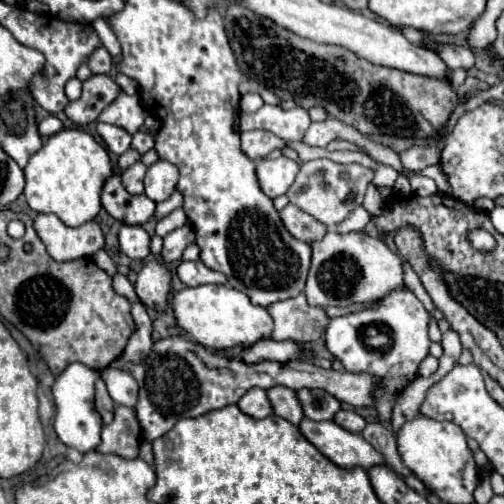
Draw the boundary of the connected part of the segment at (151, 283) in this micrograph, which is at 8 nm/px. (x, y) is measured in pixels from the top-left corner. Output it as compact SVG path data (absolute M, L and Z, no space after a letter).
M146 262L144 268L138 272L134 290L144 306L154 308L156 312L166 312L168 296L174 292L172 272L162 262Z

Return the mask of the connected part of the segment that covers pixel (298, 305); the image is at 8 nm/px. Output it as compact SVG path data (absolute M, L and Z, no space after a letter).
M306 294L288 298L268 306L268 312L274 320L274 340L294 340L298 344L308 344L318 340L330 322L324 308L310 306Z

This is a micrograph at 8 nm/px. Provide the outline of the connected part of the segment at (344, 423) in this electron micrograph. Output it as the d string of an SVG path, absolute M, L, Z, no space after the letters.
M340 410L340 414L336 414L334 422L336 422L338 426L342 426L342 428L350 430L350 432L356 432L356 434L358 434L358 432L362 432L362 430L364 430L364 426L366 426L364 418L362 418L360 414L356 414L354 410Z

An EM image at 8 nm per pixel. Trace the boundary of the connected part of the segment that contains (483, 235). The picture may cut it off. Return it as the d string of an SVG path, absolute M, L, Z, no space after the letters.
M476 230L470 234L470 242L476 250L492 250L494 238L486 230Z

